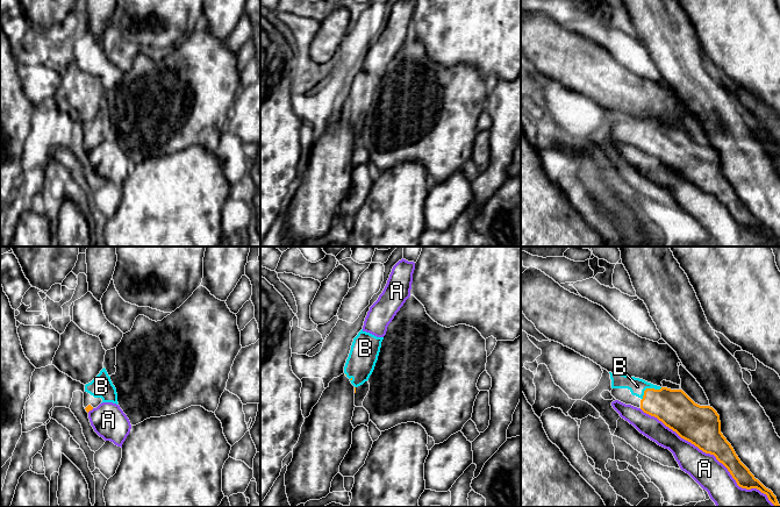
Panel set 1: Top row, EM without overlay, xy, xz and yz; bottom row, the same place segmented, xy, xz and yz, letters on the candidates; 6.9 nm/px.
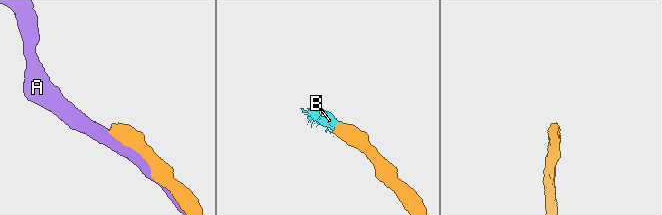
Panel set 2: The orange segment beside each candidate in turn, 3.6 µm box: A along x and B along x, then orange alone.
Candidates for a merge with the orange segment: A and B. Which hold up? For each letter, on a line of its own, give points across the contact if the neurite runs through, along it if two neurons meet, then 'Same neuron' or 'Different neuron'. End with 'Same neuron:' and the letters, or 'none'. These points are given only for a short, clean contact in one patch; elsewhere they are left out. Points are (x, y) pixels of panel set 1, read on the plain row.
A: Different neuron
B: Path across: yz (674, 148), (664, 143), (649, 128), (637, 126). Same neuron
Same neuron: B

